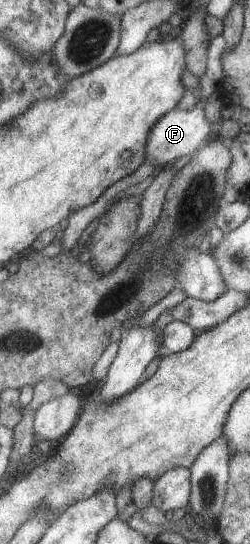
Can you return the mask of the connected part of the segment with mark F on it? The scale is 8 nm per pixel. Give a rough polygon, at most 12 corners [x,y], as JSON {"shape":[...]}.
{"shape":[[175,107],[150,127],[144,161],[190,155],[216,126]]}

